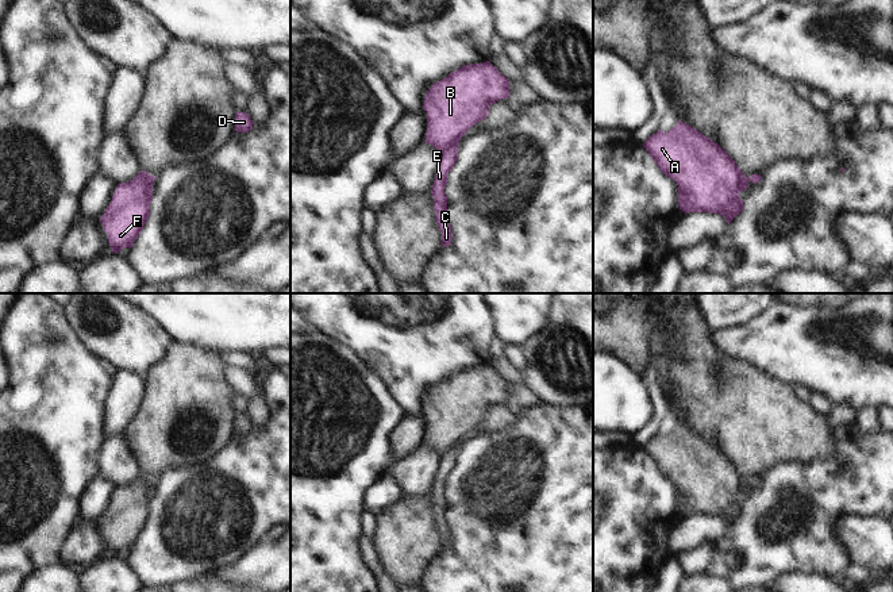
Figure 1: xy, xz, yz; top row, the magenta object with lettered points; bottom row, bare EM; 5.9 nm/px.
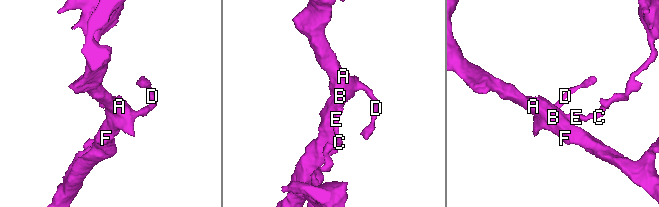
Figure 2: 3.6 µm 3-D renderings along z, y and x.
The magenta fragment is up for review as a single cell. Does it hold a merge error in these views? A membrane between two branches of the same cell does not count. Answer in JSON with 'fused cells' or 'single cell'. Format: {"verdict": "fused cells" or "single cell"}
{"verdict": "fused cells"}

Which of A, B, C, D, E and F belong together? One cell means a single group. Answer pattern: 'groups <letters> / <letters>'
groups A B D F / C E

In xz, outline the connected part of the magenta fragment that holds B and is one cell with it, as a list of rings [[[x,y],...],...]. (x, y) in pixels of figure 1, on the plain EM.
[[[490,364],[462,369],[427,393],[424,445],[440,457],[458,450],[466,434],[489,418],[489,410],[509,397],[508,381]]]

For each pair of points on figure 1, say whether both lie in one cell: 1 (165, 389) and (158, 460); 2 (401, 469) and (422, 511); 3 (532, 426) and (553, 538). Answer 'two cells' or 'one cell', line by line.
1: one cell
2: two cells
3: one cell

